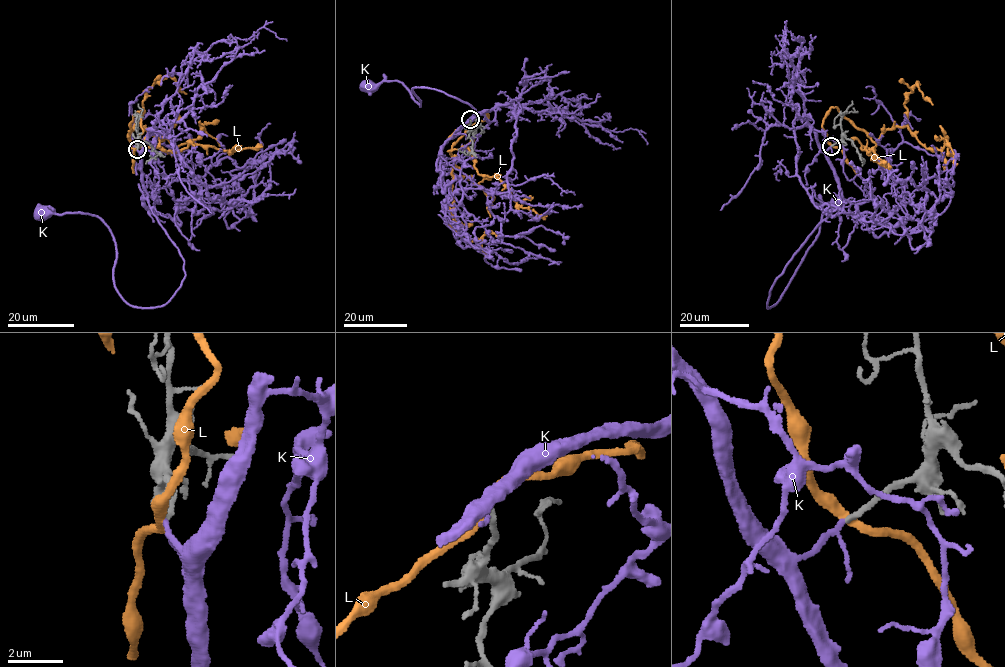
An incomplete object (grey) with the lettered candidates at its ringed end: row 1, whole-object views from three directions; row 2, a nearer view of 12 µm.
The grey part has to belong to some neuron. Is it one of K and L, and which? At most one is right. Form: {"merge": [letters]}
{"merge": ["K"]}

